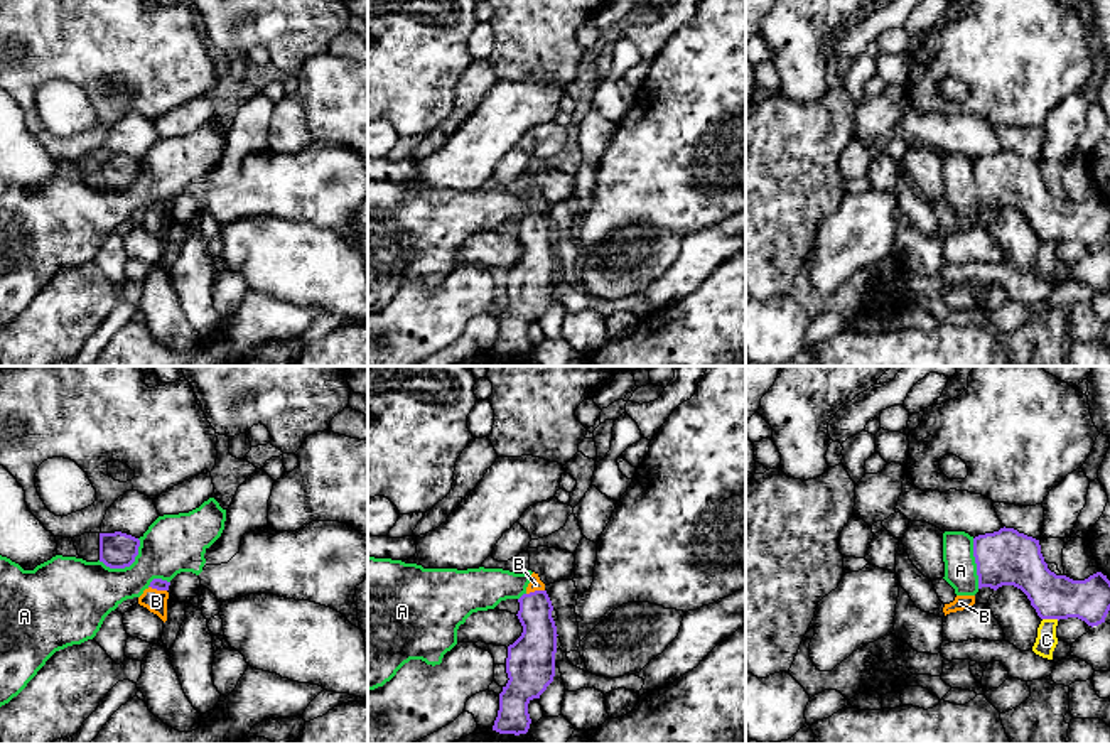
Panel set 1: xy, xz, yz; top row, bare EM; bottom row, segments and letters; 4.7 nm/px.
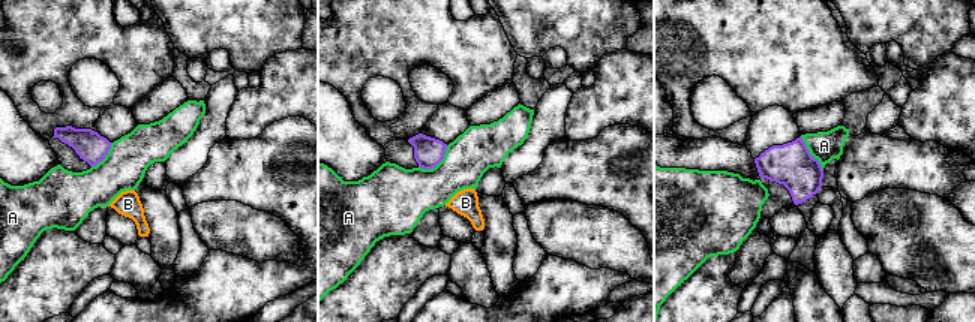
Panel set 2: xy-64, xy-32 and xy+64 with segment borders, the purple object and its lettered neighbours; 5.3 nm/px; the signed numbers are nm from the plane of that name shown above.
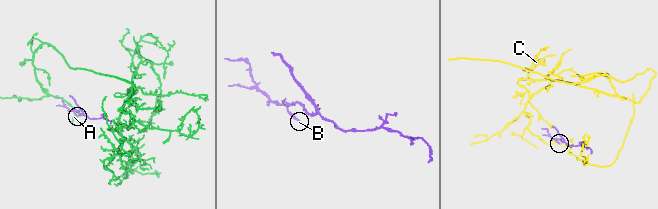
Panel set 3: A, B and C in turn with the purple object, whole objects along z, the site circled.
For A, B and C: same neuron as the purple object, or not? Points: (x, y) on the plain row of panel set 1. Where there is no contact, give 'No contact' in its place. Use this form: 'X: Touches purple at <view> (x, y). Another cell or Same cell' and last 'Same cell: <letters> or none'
A: Touches purple at xy (125, 188). Another cell
B: Touches purple at xy (157, 211). Same cell
C: Touches purple at yz (1051, 240). Another cell
Same cell: B

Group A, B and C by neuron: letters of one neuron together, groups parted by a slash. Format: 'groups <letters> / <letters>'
groups A / B / C

